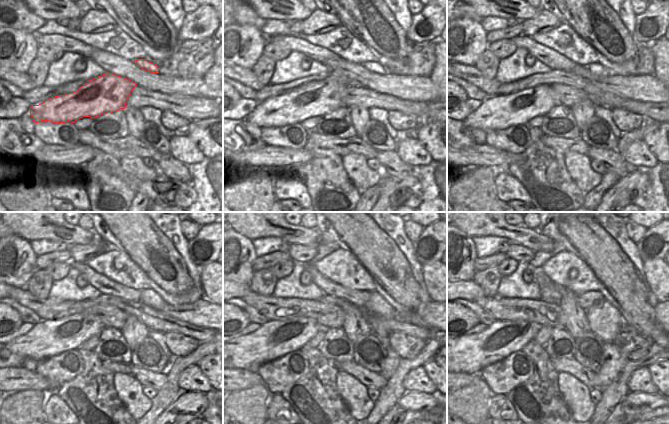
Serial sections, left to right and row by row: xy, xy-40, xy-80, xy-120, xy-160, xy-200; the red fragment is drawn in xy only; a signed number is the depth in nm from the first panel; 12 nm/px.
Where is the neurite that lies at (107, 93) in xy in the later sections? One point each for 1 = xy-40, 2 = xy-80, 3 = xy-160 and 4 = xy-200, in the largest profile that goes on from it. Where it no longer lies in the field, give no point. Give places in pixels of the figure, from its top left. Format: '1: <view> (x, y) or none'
1: xy-40 (318, 99)
2: xy-80 (497, 112)
3: xy-160 (274, 339)
4: xy-200 (470, 354)

